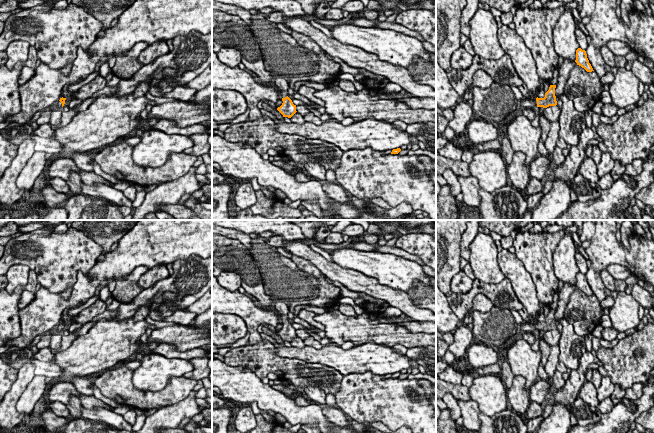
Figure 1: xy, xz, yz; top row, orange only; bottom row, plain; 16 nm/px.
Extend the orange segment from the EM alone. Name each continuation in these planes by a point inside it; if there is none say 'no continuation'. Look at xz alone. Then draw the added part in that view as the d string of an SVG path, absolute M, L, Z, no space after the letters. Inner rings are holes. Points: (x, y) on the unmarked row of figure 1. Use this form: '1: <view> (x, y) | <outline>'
1: xz (282, 308) | M276 301L273 303L273 307L279 314L280 320L282 322L285 322L288 320L288 313L290 312L288 304L286 304L285 302L282 302L282 301Z

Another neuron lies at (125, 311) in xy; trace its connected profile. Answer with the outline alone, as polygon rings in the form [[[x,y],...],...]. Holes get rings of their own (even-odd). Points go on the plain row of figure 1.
[[[192,255],[187,260],[174,261],[172,267],[172,275],[156,282],[149,288],[143,289],[130,303],[121,303],[116,309],[117,314],[114,317],[111,316],[114,310],[105,310],[70,334],[77,337],[85,335],[102,319],[115,318],[124,320],[132,318],[140,306],[144,306],[149,302],[163,303],[165,301],[163,297],[165,292],[176,293],[176,304],[180,304],[182,297],[199,292],[212,279],[212,256],[204,259]]]

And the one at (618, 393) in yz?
[[[619,384],[615,385],[615,389],[610,396],[610,399],[613,401],[614,399],[622,399],[625,396],[625,390]]]

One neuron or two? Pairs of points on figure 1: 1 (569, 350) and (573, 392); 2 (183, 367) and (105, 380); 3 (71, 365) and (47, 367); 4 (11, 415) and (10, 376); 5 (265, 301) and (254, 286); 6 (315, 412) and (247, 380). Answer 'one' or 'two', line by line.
1: two
2: two
3: two
4: two
5: one
6: one

